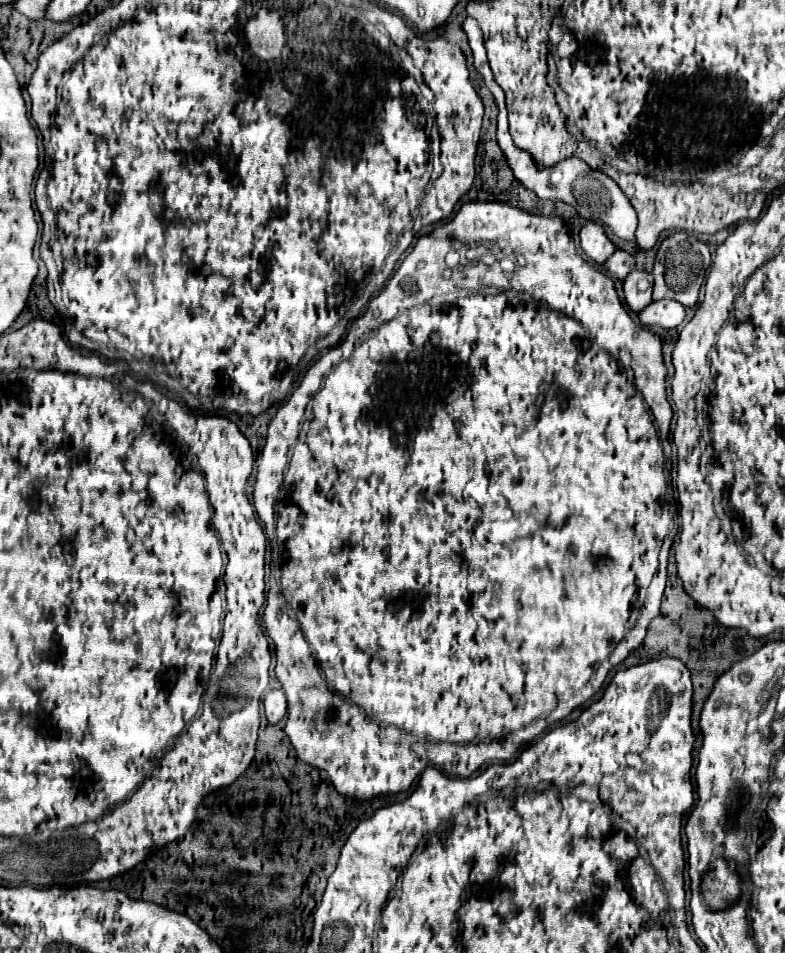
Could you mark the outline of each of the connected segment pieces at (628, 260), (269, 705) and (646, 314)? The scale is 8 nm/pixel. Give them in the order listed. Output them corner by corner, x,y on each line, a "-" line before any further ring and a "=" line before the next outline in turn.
617,250
603,266
611,276
615,276
619,280
625,280
627,274
635,268
635,256
625,252
625,250
=
281,690
269,692
265,696
263,704
265,704
265,716
267,716
269,724
277,724
287,712
287,700
285,700
285,694
=
665,298
665,300
659,300
659,302
651,302
637,316
645,326
659,326
659,328
669,330
669,328
675,328
683,322
685,308
677,300

